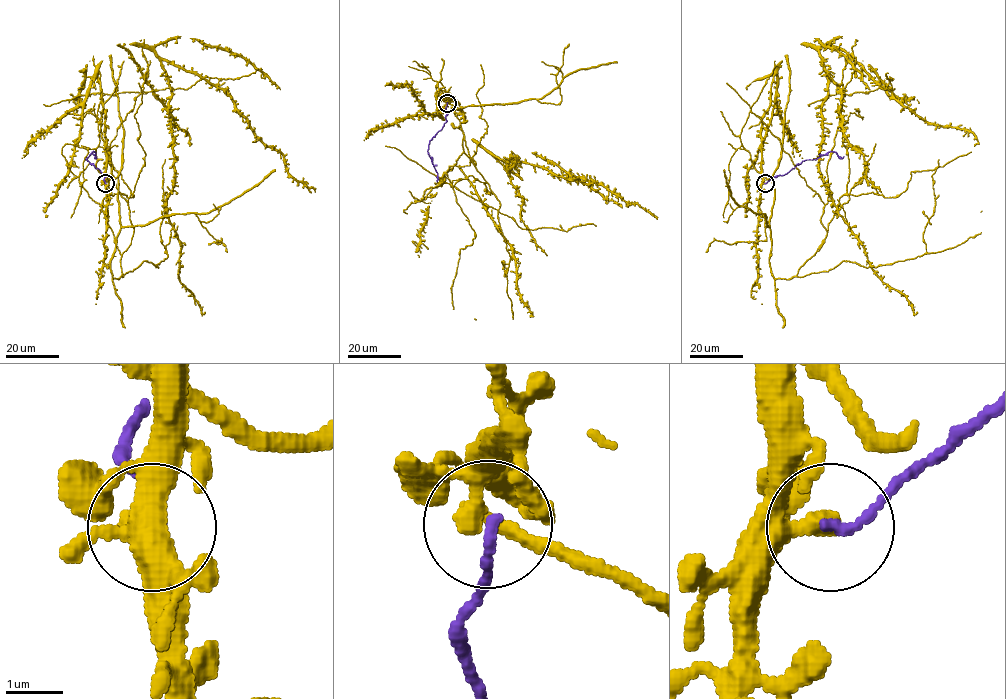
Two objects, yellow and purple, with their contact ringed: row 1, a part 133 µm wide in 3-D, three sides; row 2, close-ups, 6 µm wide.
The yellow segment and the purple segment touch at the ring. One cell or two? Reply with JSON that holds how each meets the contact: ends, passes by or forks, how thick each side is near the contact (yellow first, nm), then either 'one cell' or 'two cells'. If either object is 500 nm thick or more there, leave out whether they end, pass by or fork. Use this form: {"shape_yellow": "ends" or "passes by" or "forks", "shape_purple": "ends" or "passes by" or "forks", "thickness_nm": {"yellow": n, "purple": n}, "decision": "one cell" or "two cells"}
{"shape_yellow": "passes by", "shape_purple": "ends", "thickness_nm": {"yellow": 280, "purple": 190}, "decision": "two cells"}

